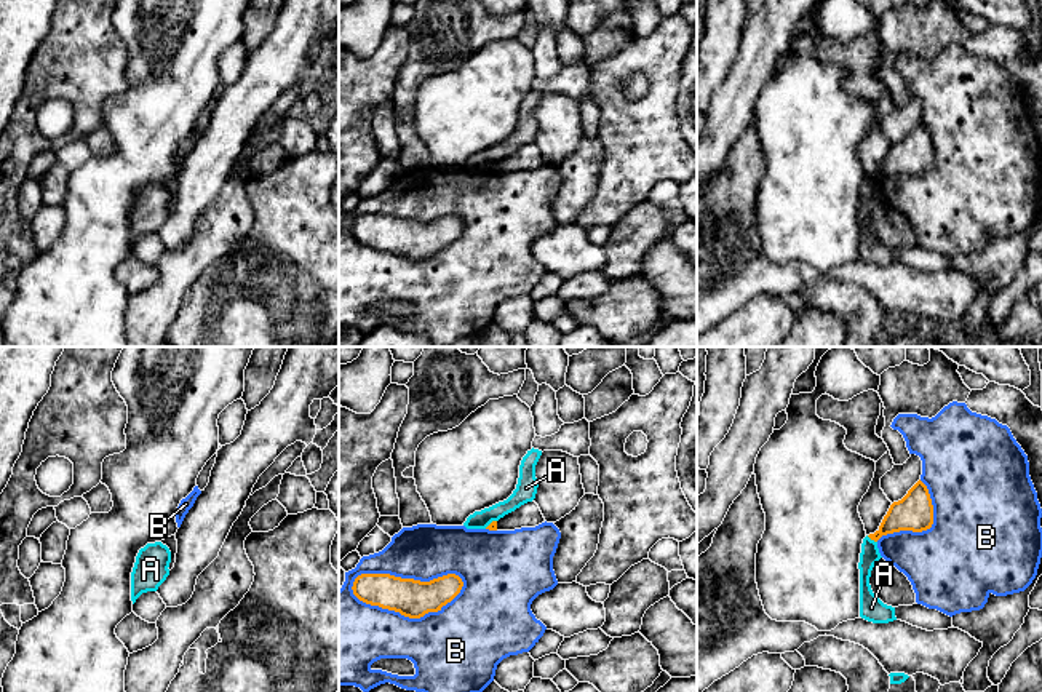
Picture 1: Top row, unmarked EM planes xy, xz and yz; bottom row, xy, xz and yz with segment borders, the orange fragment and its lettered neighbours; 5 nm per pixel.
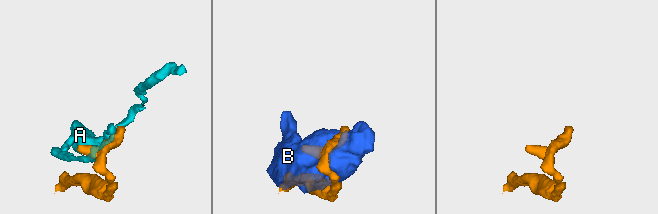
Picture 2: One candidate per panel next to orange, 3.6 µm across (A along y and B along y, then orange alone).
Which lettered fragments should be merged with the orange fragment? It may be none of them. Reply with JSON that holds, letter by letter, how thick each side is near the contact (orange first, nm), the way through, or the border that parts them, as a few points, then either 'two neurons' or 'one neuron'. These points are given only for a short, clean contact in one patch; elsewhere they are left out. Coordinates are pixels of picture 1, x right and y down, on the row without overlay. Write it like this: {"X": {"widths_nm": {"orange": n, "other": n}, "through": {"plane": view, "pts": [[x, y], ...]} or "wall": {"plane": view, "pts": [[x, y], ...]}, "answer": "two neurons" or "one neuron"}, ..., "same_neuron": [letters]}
{"A": {"widths_nm": {"orange": 180, "other": 100}, "wall": {"plane": "yz", "pts": [[867, 178], [876, 184]]}, "answer": "two neurons"}, "B": {"widths_nm": {"orange": 190, "other": 280}, "answer": "two neurons"}, "same_neuron": []}

